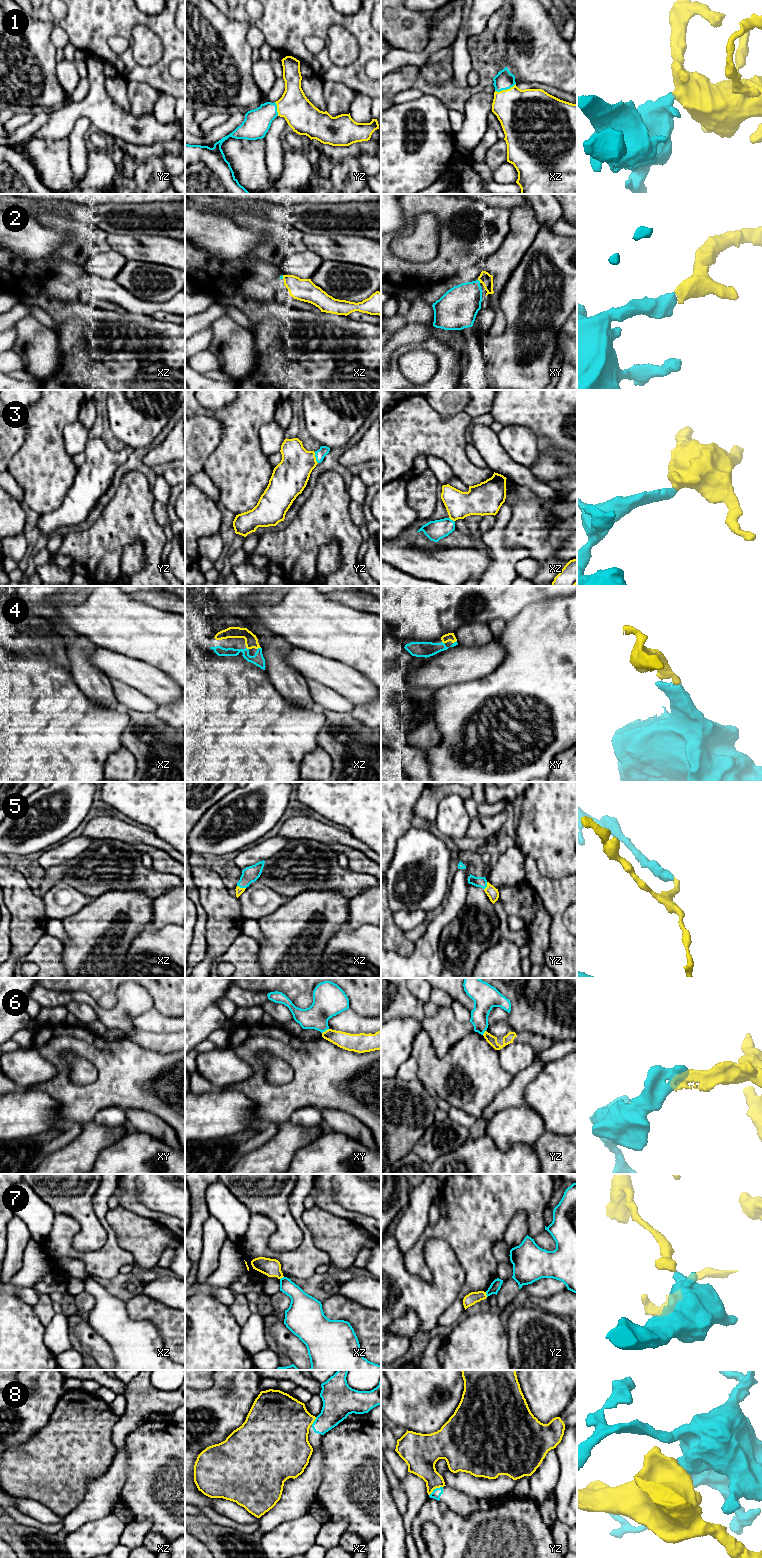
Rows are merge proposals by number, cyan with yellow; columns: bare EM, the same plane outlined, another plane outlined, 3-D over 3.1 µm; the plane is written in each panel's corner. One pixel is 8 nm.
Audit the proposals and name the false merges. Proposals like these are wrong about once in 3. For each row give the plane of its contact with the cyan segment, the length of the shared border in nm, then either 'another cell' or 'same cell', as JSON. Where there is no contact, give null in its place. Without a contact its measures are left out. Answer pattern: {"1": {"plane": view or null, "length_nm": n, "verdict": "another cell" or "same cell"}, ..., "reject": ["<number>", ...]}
{"1": {"plane": "xz", "length_nm": 180, "verdict": "same cell"}, "2": {"plane": "xy", "length_nm": 40, "verdict": "same cell"}, "3": {"plane": "yz", "length_nm": 100, "verdict": "same cell"}, "4": {"plane": "xz", "length_nm": 40, "verdict": "same cell"}, "5": {"plane": "xz", "length_nm": 80, "verdict": "same cell"}, "6": {"plane": "xy", "length_nm": 70, "verdict": "another cell"}, "7": {"plane": "yz", "length_nm": 40, "verdict": "another cell"}, "8": {"plane": "yz", "length_nm": 130, "verdict": "same cell"}, "reject": ["6", "7"]}

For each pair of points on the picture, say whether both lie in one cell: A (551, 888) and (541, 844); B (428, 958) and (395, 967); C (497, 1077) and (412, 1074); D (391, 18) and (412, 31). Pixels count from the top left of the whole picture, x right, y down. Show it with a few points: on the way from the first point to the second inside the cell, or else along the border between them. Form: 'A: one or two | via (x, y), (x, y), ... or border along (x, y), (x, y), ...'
A: two | border along (534, 860), (544, 876), (566, 877)
B: one | via (420, 966), (403, 967)
C: two | border along (411, 1055), (416, 1061), (417, 1078)
D: one | via (396, 23), (402, 28), (407, 29)

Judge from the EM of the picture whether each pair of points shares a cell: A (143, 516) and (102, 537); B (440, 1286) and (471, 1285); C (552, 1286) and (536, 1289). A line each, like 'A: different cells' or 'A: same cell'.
A: same cell
B: different cells
C: same cell

